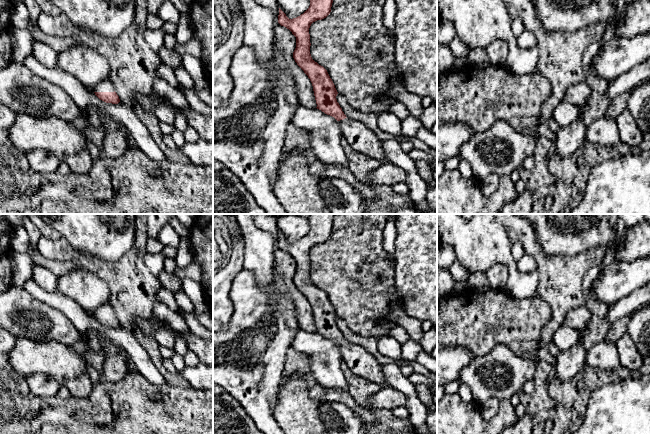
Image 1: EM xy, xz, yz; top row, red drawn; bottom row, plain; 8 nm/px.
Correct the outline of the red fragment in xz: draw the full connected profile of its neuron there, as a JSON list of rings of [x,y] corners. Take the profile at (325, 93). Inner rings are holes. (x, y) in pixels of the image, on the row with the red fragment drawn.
[[[310,0],[309,8],[293,19],[289,19],[279,8],[278,23],[289,29],[296,37],[293,58],[312,83],[316,108],[338,121],[343,138],[353,150],[383,163],[389,163],[383,152],[383,141],[364,123],[346,117],[337,102],[338,92],[327,70],[311,57],[309,28],[313,22],[322,20],[330,14],[332,3],[333,0]]]

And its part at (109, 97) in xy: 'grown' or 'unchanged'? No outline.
grown

